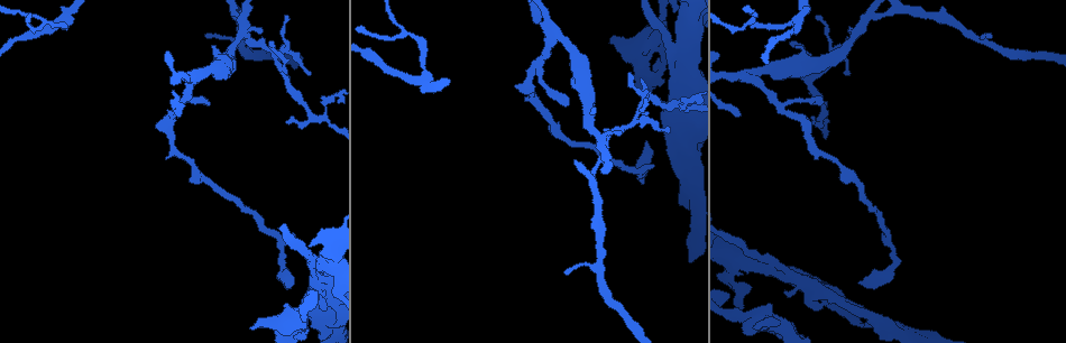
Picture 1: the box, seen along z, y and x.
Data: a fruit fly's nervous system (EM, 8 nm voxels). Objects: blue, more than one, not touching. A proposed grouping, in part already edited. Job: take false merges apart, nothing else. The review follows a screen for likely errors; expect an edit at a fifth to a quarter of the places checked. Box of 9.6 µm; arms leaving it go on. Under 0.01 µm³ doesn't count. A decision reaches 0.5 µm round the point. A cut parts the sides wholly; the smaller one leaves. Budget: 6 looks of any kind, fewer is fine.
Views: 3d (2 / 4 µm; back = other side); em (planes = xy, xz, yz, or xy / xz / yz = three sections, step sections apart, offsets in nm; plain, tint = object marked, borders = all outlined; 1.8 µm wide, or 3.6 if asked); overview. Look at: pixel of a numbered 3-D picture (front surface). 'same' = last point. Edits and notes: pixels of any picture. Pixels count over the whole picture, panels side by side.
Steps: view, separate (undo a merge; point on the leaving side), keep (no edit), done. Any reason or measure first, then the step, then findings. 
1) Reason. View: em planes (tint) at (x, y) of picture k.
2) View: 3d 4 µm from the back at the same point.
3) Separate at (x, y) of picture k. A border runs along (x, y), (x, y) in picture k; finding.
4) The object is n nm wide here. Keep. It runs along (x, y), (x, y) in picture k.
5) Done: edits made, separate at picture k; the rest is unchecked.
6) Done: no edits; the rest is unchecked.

Sharp bend. View: 3d 4 µm at (43, 20) of picture 1.

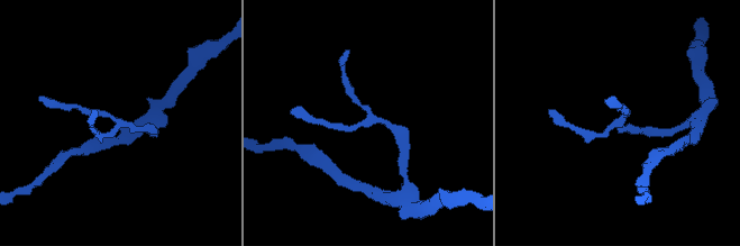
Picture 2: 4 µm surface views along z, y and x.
View: em planes (tint) at (122, 121) of picture 2.

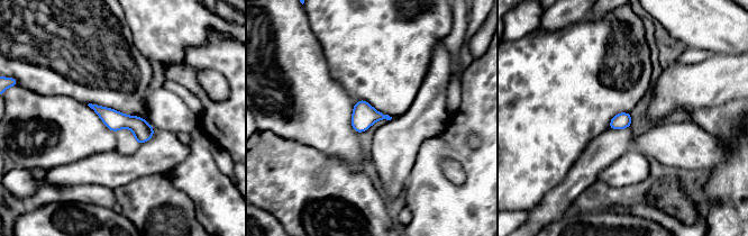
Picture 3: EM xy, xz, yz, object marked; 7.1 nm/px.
The object is 110 nm wide here. Keep. All the same cell.

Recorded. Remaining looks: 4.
View: 3d 2 µm at (853, 32) of picture 1.

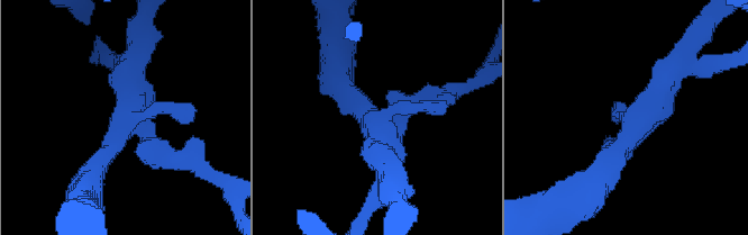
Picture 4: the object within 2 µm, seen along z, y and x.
View: em planes (tint) at (382, 123) of picture 4.

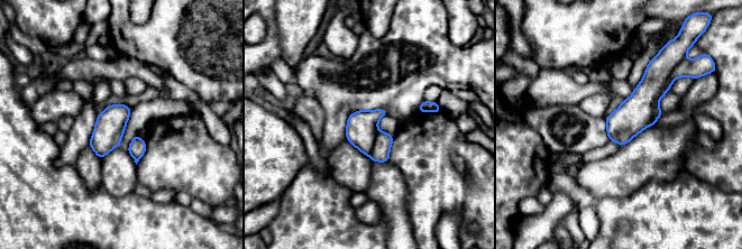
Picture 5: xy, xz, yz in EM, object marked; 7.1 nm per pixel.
Separate at (680, 70) of picture 5. Two cells meet here.

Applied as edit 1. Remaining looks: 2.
Sharp bend. View: em planes (borders) at (748, 317) of picture 1.

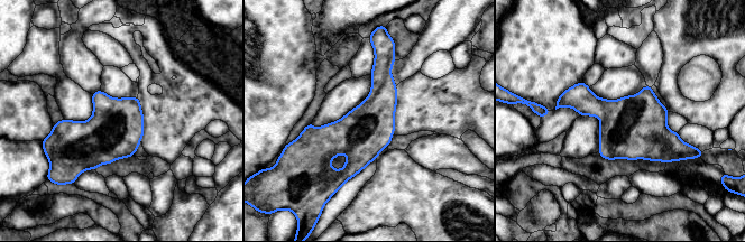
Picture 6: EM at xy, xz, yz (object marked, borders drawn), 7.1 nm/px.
Keep. All the same cell.

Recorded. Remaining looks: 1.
Done: edits made, separate at picture 5; the rest is unchecked.

